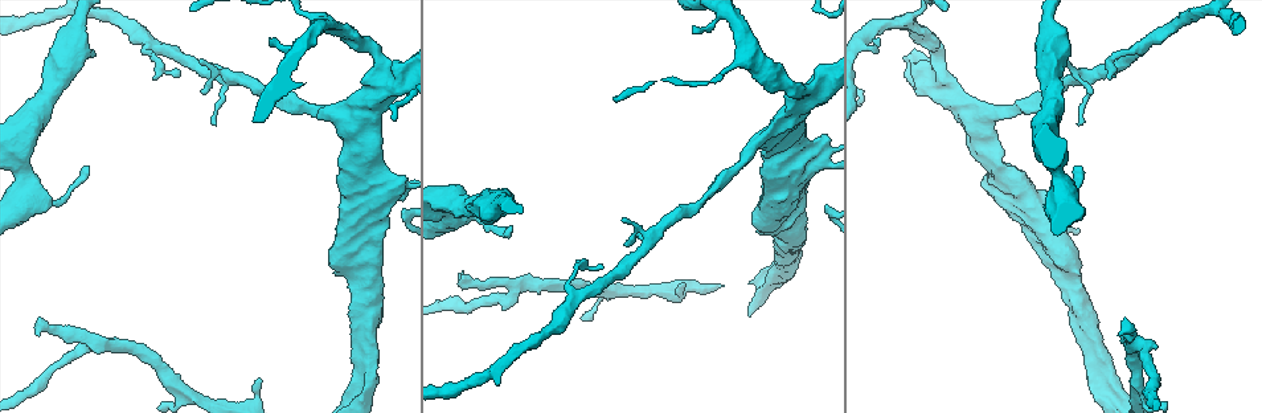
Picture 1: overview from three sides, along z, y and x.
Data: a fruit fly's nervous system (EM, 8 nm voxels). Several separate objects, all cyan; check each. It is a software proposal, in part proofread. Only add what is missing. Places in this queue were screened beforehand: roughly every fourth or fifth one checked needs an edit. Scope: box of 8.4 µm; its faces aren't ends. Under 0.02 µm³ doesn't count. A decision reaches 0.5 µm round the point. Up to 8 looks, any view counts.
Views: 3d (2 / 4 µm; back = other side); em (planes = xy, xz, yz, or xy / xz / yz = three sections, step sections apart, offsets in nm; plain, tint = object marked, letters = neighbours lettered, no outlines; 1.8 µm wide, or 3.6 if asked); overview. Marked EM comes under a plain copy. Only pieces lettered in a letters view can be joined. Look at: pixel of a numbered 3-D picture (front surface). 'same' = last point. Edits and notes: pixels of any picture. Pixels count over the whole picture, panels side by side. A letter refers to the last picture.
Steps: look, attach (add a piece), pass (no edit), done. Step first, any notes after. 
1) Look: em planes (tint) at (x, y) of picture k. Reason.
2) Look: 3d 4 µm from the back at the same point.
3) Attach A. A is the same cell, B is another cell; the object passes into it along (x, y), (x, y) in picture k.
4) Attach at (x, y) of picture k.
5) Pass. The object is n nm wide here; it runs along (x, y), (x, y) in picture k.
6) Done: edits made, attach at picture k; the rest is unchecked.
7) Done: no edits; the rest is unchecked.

Look: 3d 4 µm at (820, 149) of picture 1. Sudden change in width.

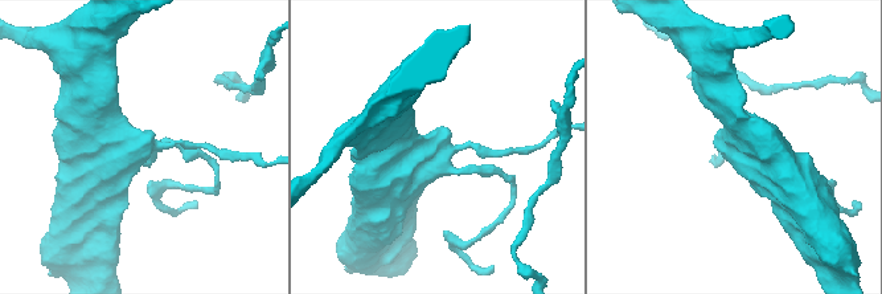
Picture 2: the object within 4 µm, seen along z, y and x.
Look: em xy step 8 (tint) at (142, 148) of picture 2. Now the EM.

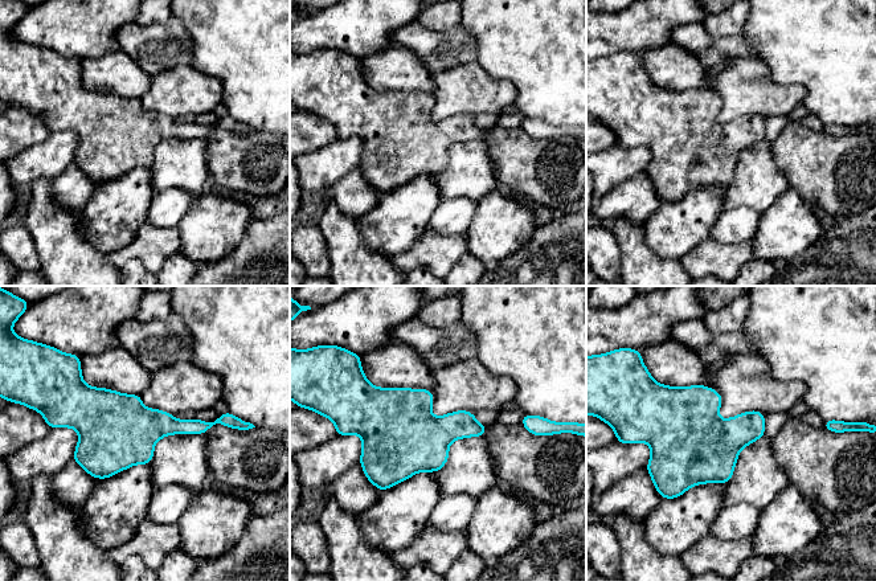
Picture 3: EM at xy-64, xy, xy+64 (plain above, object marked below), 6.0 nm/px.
Look: em planes (letters) at the same point. Cut it another way.

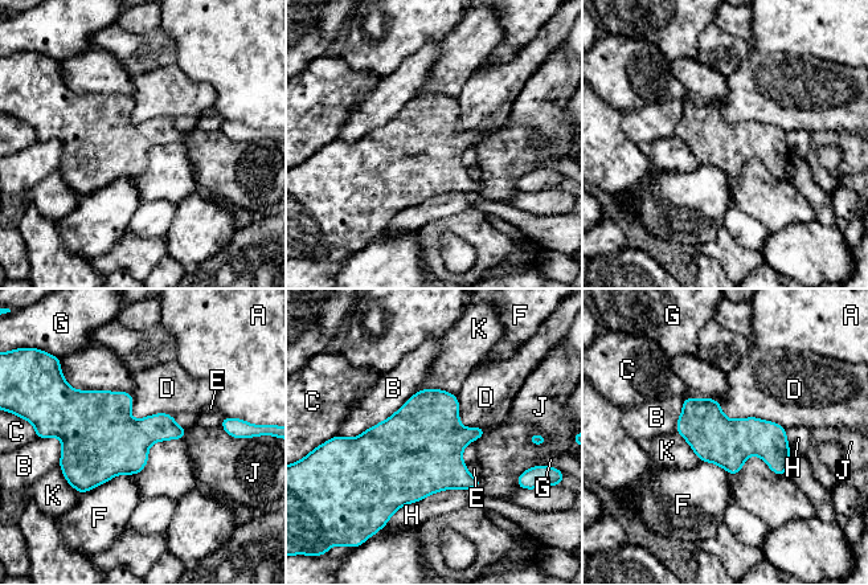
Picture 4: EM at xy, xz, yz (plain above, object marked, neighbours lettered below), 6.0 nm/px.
Pass. A, B, C, D, E, F, G, H, J and K are other cells; a border runs along (713, 397), (729, 418), (785, 429) in picture 4; no lettered piece goes on from it.

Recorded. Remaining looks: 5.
Look: em planes (letters) at (1074, 167) of picture 1. An open end.

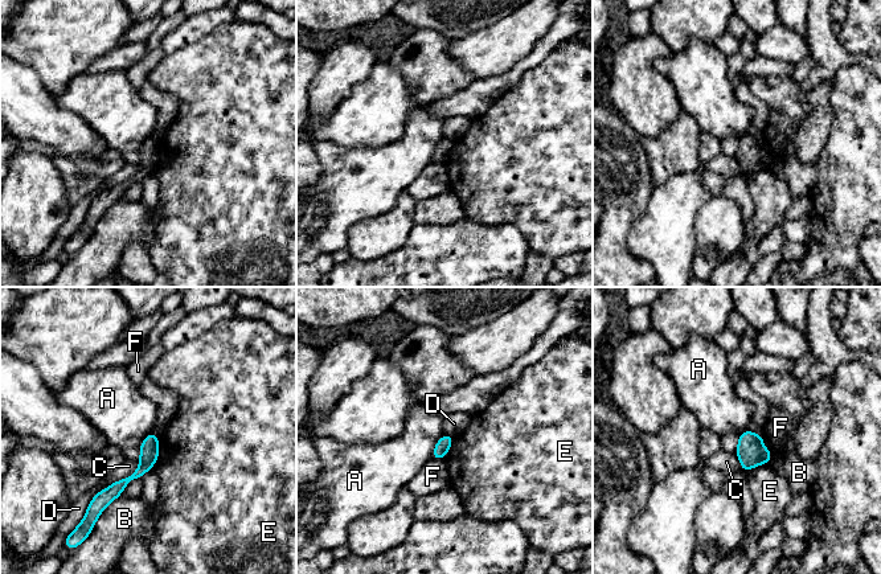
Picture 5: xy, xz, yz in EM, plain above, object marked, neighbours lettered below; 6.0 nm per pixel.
Pass. The longest contact is with C, 300 nm; A, B, C, D, E and F are other cells; a border runs along (443, 433), (434, 446), (431, 458) in picture 5; no lettered piece goes on from it.

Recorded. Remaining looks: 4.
Look: 3d 2 µm at (463, 272) of picture 1. Free end.

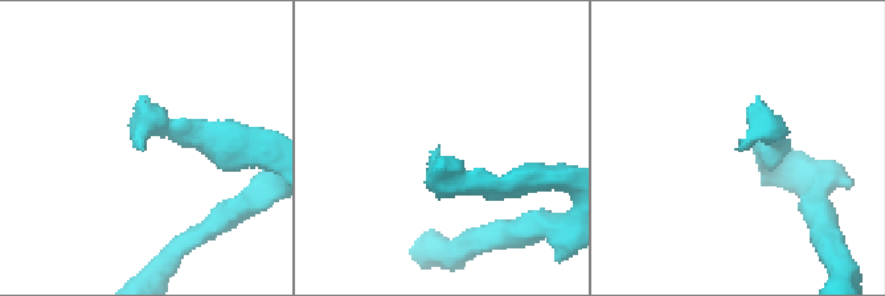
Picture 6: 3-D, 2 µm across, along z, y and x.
Look: em planes (letters) at (742, 151) of picture 6.

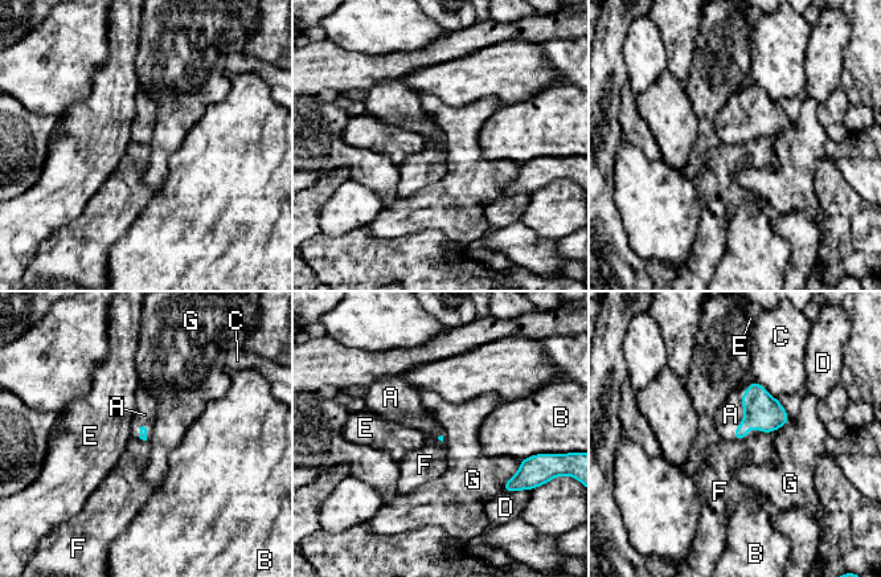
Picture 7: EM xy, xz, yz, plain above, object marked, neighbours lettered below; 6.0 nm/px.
Attach A. A is the same cell, B, C, D, E, F and G are other cells; the object passes into it along (763, 412), (744, 409), (730, 414) in picture 7; the neuron continues.

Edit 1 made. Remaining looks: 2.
Done: edits made, attach at picture 7; the rest is unchecked.

